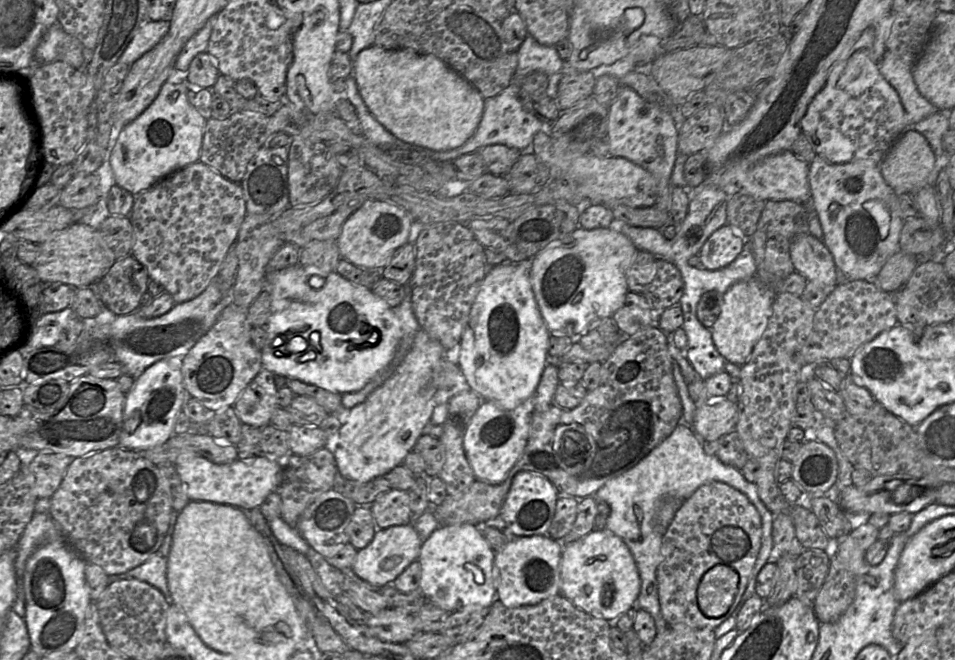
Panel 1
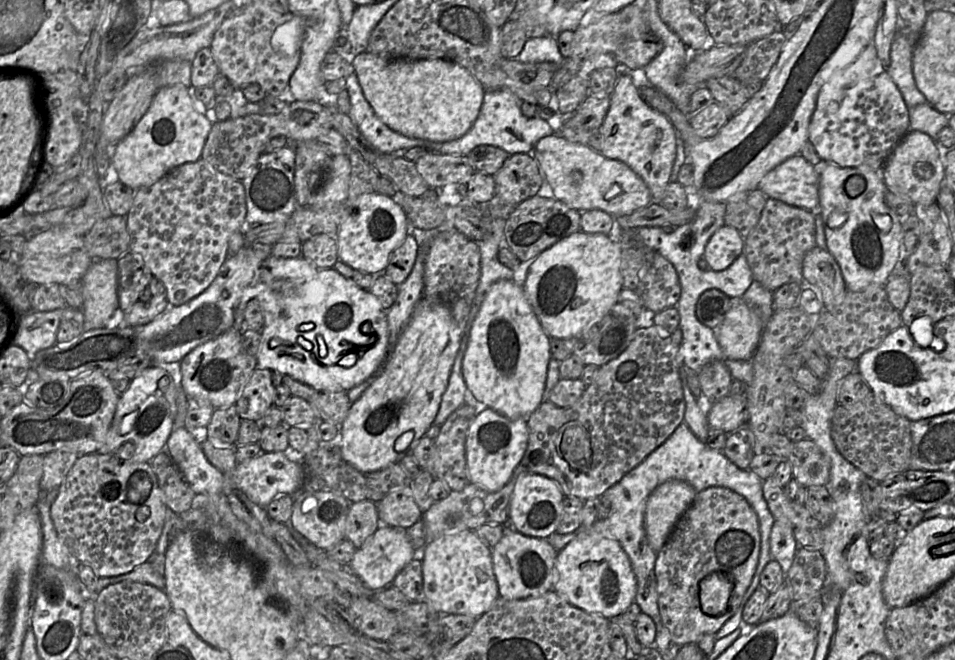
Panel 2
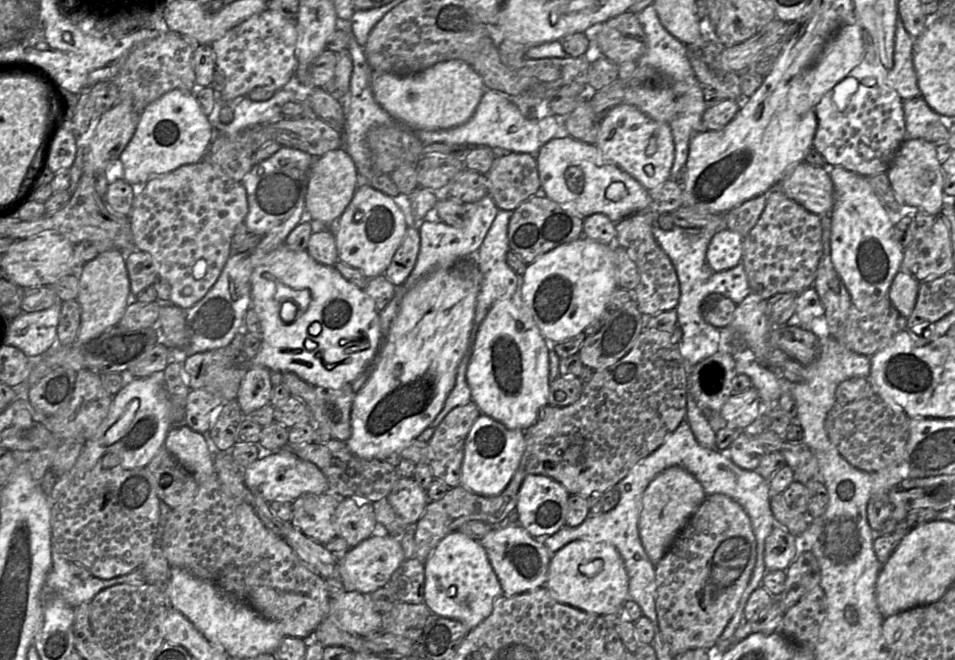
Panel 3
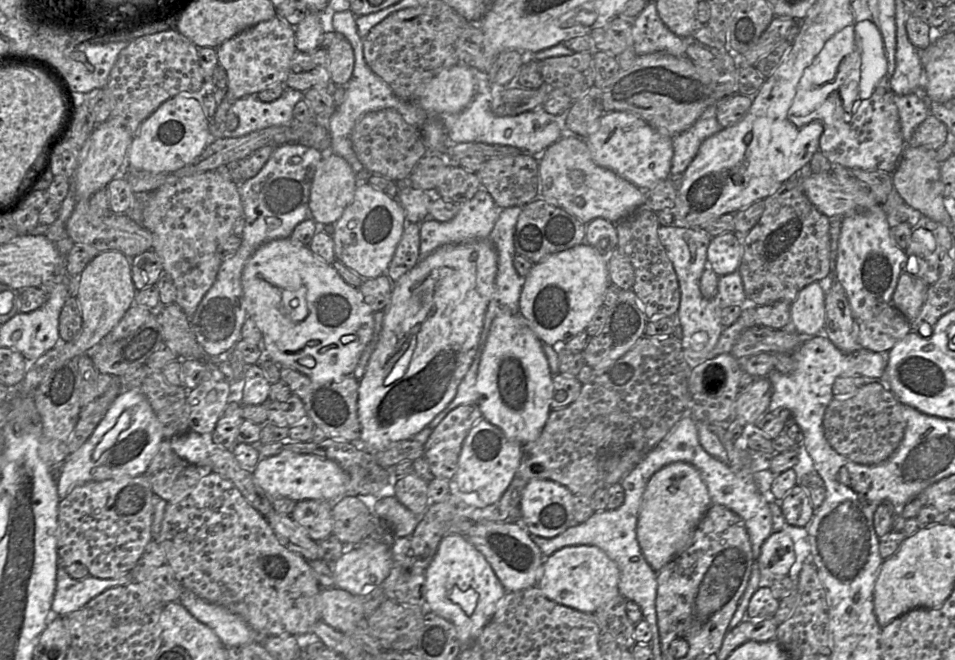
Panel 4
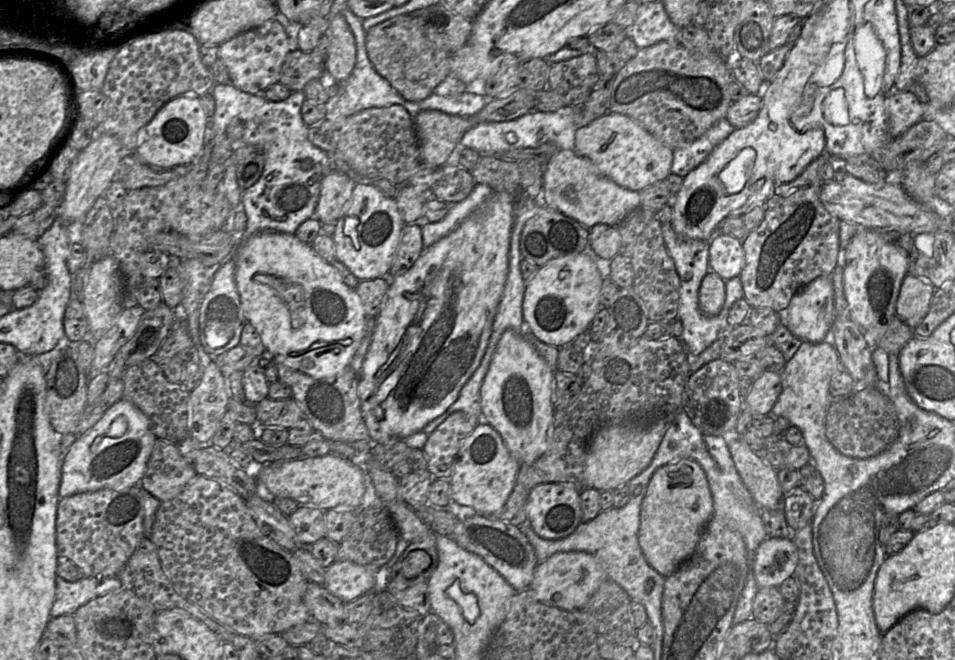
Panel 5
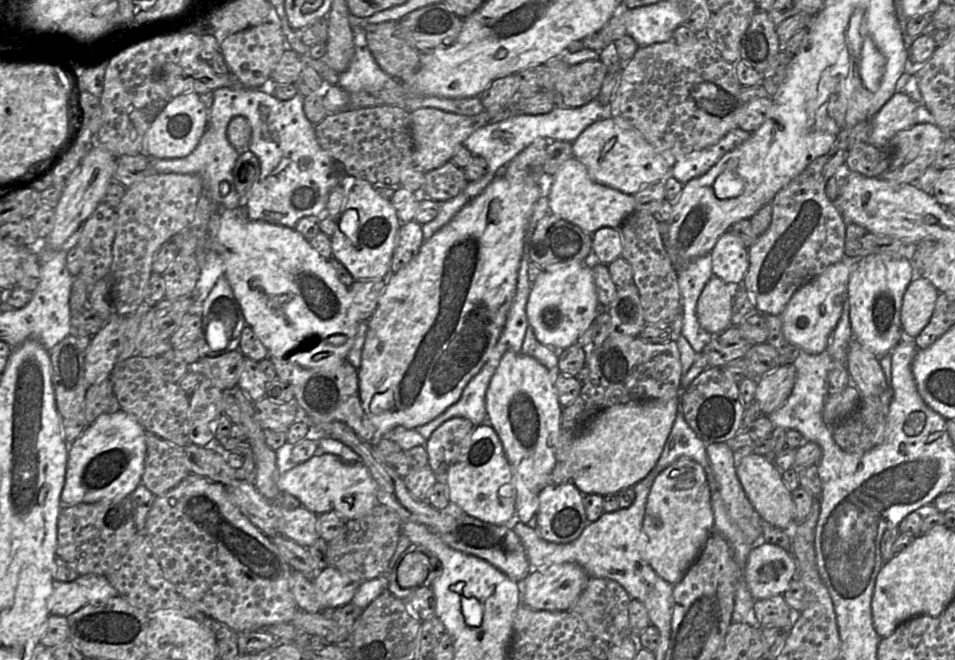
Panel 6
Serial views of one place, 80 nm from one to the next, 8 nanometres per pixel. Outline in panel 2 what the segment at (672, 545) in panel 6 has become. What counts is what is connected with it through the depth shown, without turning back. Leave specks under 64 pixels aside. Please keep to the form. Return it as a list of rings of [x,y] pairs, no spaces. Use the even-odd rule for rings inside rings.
[[[669,480],[649,495],[644,513],[644,529],[650,548],[658,553],[677,521],[690,506],[697,492],[687,482]]]

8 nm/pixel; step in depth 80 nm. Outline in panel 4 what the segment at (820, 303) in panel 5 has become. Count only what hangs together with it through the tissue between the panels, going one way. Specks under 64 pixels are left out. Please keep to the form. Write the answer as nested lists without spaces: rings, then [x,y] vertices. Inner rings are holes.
[[[813,282],[799,292],[791,303],[791,325],[804,337],[822,334],[825,326],[823,284]]]

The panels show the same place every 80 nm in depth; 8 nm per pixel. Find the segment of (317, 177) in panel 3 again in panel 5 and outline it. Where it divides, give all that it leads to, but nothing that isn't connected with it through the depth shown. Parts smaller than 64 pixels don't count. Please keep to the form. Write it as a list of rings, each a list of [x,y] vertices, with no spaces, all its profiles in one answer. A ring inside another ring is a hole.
[[[332,170],[321,181],[314,216],[321,224],[336,223],[351,198],[355,182],[342,172]]]

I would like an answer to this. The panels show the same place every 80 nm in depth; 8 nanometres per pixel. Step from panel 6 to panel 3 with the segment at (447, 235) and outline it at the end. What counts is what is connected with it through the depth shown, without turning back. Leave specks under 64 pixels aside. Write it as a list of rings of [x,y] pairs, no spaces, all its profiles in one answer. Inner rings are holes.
[[[475,264],[468,269],[440,268],[405,294],[388,339],[372,362],[373,371],[352,404],[352,433],[346,444],[353,454],[366,460],[399,461],[400,452],[431,425],[454,387],[458,366],[468,348],[480,283],[481,273]]]

